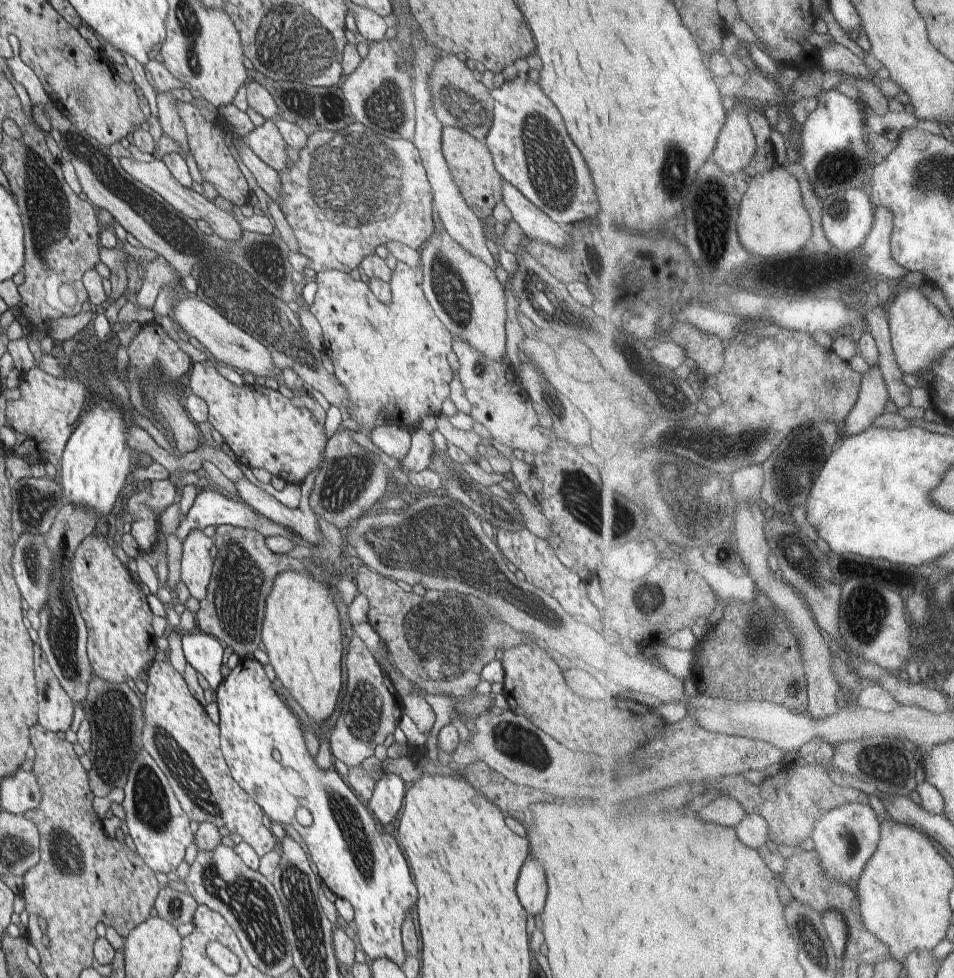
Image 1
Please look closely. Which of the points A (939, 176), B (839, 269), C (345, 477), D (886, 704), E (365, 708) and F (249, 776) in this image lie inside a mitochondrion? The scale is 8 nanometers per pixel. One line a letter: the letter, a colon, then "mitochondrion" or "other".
A: mitochondrion
B: other
C: mitochondrion
D: other
E: mitochondrion
F: other

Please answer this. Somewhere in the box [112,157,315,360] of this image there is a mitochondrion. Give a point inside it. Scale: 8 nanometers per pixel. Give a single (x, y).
(225, 287)

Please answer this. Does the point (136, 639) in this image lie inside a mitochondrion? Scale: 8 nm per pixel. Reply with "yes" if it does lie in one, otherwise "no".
no

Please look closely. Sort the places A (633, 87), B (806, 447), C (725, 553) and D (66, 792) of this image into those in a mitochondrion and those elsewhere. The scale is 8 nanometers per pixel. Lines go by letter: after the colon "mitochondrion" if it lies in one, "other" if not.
A: other
B: mitochondrion
C: other
D: other

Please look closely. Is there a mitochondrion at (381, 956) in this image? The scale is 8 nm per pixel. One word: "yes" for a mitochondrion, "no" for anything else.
no

